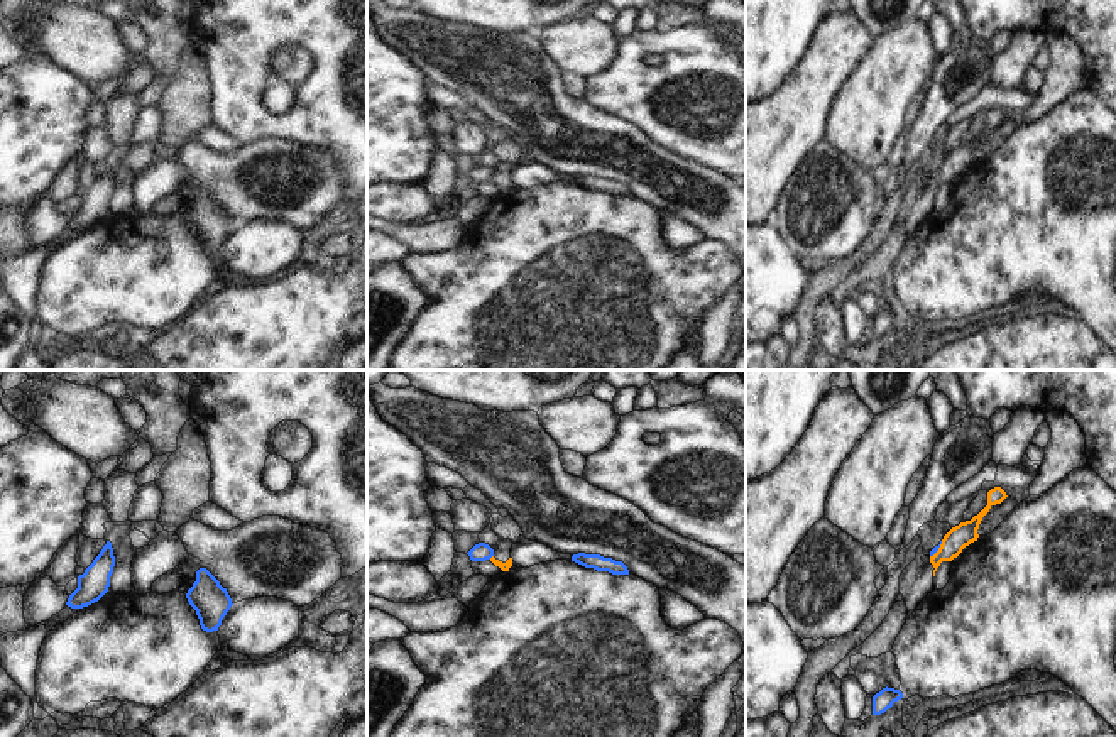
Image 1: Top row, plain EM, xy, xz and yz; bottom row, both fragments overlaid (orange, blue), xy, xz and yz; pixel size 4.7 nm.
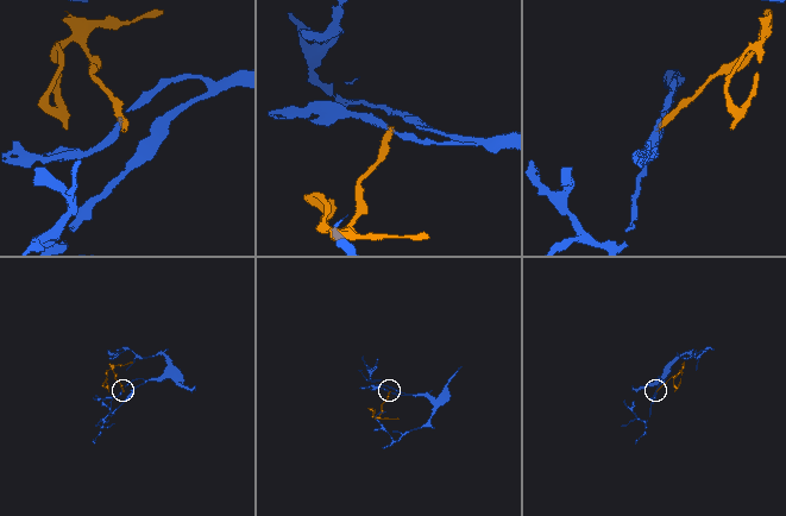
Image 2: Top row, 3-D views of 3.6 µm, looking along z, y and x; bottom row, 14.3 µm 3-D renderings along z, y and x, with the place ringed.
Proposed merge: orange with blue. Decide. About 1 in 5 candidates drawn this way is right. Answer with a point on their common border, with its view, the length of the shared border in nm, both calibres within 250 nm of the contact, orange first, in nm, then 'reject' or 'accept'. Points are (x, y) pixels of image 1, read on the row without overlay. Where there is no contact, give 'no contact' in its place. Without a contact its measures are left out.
yz (939, 171) | 100 nm | 110/20 nm | reject

